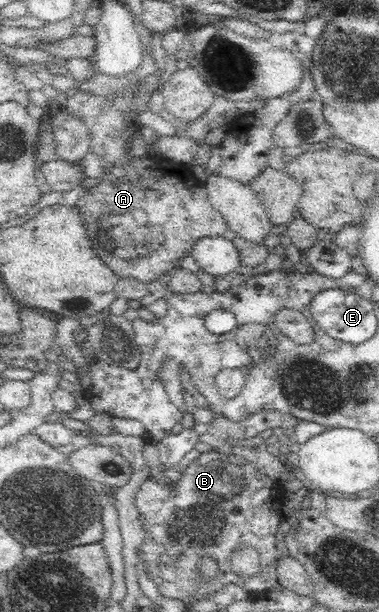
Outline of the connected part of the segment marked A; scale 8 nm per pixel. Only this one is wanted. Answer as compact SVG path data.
M87 91L75 92L68 97L67 110L71 115L78 116L91 129L90 149L101 159L103 174L100 182L90 188L76 201L79 212L83 214L83 222L87 228L87 236L96 255L119 277L133 277L145 284L158 280L165 271L179 268L179 263L192 255L195 243L202 237L225 236L237 247L240 260L246 267L257 267L264 264L270 255L270 249L265 245L254 245L235 235L229 228L225 216L213 207L209 201L204 181L193 174L192 166L181 164L147 155L143 158L131 158L127 154L129 149L129 132L127 132L126 115L119 111L112 102Z

